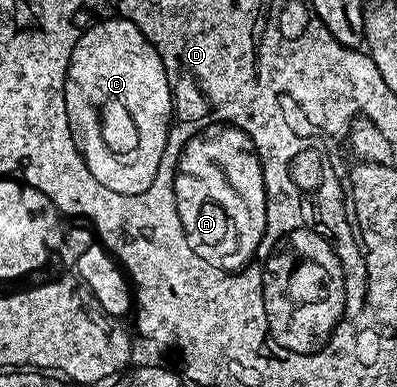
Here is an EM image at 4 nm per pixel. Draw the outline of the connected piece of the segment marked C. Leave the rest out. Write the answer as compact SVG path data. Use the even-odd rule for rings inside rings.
M140 31L122 34L124 36L110 35L114 34L97 34L85 40L77 40L71 45L71 51L67 55L65 113L68 123L76 126L79 149L87 153L125 152L122 156L121 191L128 194L140 194L144 188L150 188L156 182L154 176L157 174L159 156L154 153L154 148L166 145L164 130L166 130L166 118L168 118L167 109L176 108L182 100L177 94L172 70L169 69L169 64L166 64L166 57L152 39L146 38ZM132 138L143 140L143 145L137 144L131 150ZM136 152L142 153L141 158L136 158Z

